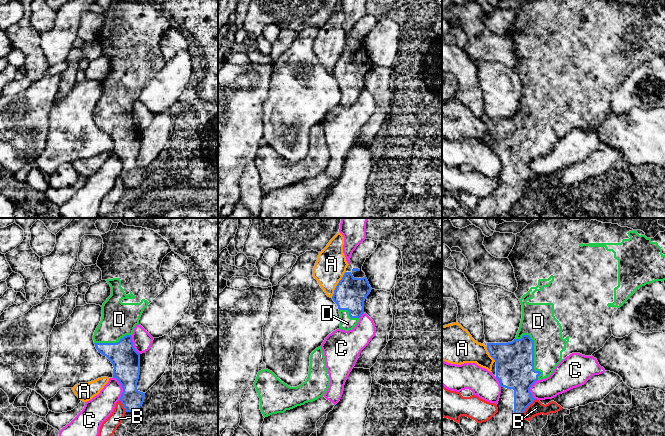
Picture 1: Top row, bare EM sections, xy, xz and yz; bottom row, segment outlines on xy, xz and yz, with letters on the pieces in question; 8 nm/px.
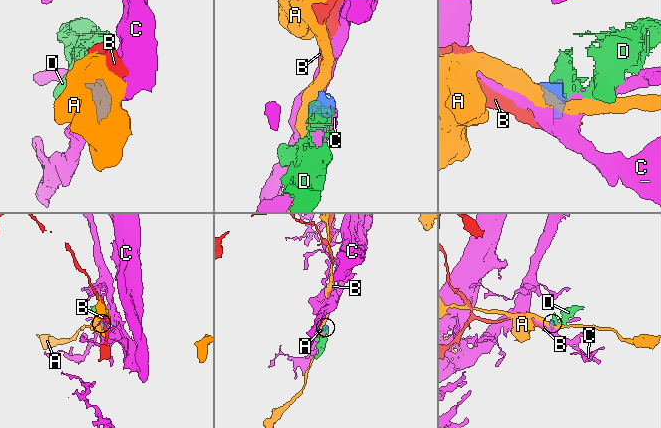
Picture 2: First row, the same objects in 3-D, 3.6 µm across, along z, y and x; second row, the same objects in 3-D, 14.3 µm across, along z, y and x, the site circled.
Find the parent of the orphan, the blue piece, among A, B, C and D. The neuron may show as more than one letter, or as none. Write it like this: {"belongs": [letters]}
{"belongs": ["D"]}

